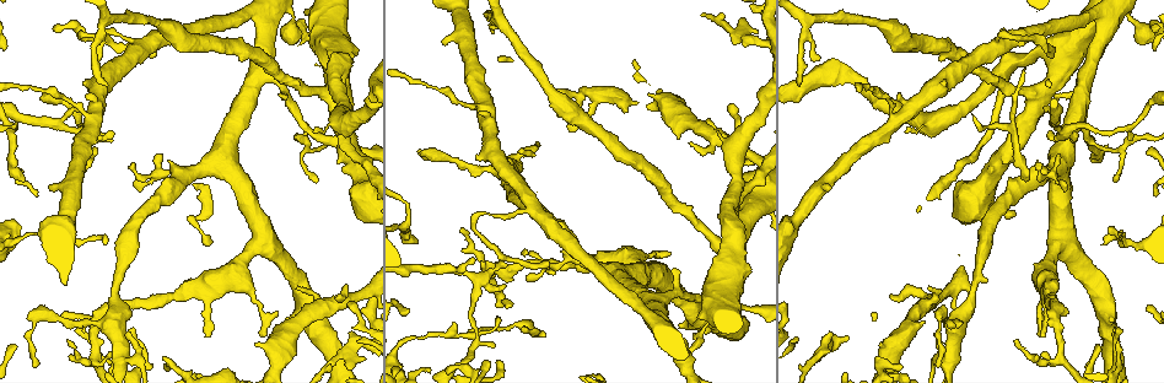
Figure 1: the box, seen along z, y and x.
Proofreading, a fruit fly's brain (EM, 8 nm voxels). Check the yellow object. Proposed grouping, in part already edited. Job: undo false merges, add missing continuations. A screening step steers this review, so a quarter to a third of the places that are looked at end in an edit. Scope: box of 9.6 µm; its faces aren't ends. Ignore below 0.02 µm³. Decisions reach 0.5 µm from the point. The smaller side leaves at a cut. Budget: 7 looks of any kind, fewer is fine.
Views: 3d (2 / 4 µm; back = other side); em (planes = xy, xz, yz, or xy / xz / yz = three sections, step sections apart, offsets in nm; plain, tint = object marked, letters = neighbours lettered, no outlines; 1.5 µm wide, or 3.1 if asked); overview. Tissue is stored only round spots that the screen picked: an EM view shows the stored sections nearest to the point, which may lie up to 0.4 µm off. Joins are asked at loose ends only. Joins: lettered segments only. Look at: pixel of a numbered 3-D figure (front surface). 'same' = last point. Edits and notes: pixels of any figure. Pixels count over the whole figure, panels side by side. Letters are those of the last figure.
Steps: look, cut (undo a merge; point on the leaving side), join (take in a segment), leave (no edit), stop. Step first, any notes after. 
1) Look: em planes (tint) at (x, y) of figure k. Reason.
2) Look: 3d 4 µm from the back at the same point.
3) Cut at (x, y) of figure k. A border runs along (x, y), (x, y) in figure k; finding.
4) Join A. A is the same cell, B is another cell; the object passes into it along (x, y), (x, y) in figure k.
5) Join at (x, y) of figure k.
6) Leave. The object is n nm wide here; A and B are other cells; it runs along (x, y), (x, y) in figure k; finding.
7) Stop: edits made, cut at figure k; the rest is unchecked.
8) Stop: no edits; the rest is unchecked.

Look: em planes (plain) at (946, 360) of figure 1. Calibre changes.

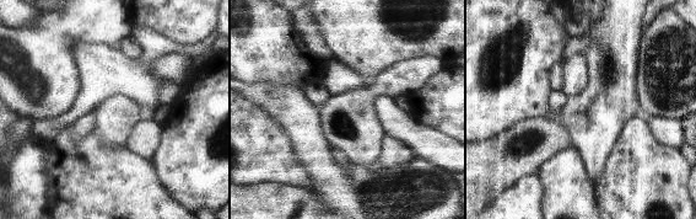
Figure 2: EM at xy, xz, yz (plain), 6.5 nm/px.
Look: em planes (tint) at the same point. Where the object lies.

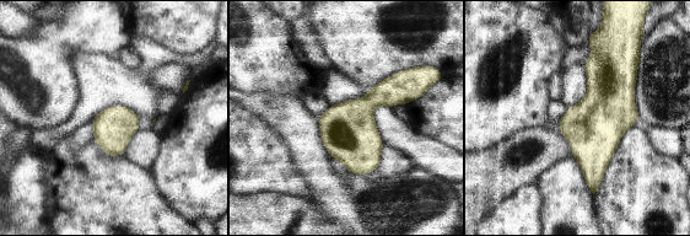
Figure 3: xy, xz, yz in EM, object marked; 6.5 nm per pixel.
Look: em planes (letters) at the same point.

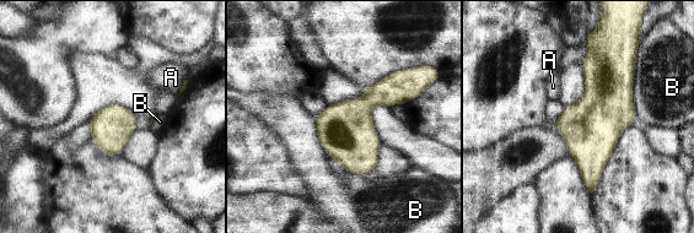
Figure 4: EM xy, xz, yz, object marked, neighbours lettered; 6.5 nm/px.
Leave. A and B are other cells; all the same cell.

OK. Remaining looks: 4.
Look: 3d 4 µm at (33, 367) of figure 1. Thin end.

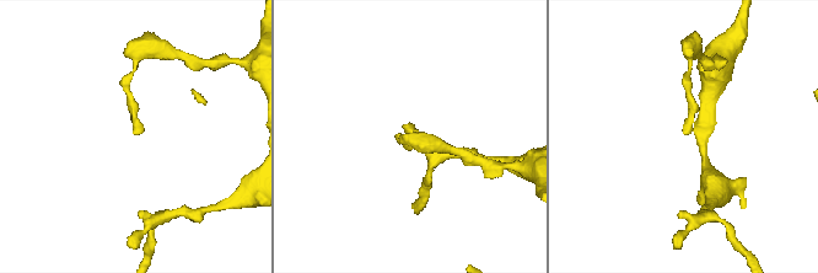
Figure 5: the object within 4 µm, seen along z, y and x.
Look: em planes (letters) at (133, 131) of figure 5.

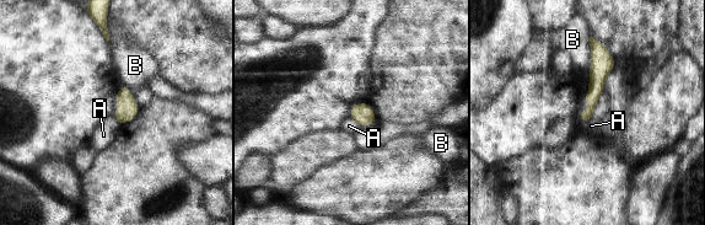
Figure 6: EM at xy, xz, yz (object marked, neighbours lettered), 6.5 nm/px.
Leave. The object is 90 nm wide here; A and B are other cells; a border runs along (599, 101), (593, 116), (581, 122) in figure 6; no lettered segment goes on from it.

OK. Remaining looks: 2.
Look: em xz step 4 (tint) at (1133, 19) of figure 1. Sudden change in width.

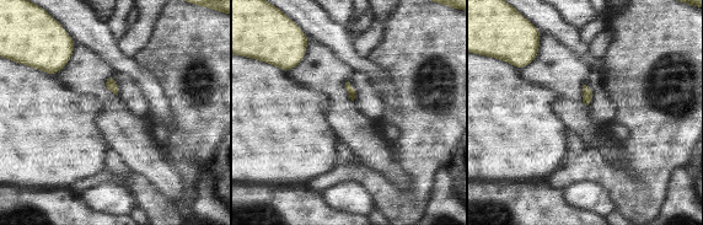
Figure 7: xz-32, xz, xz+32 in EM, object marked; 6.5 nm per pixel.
Look: em planes (letters) at the same point. Another direction.

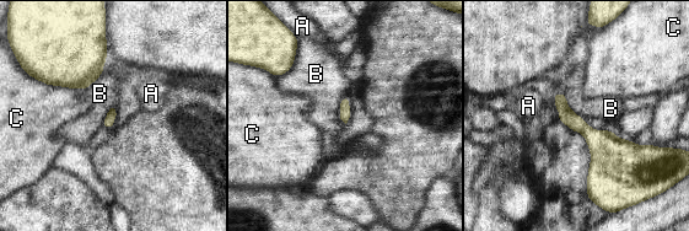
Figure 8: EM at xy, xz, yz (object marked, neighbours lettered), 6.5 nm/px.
Leave. A, B and C are other cells; a border runs along (297, 48), (291, 68), (276, 78) in figure 8; all the same cell.

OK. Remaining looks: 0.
Stop: no edits; the rest is unchecked.

